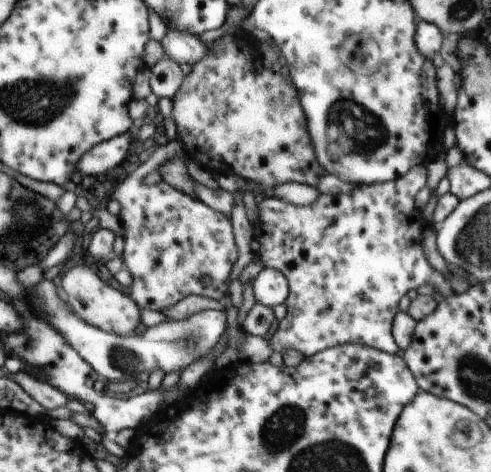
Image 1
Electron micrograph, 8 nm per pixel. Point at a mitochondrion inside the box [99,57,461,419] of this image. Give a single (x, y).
(353, 132)

